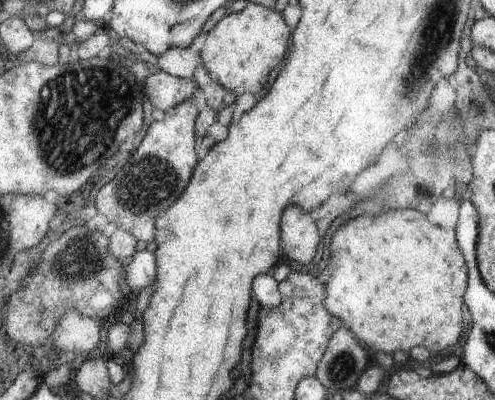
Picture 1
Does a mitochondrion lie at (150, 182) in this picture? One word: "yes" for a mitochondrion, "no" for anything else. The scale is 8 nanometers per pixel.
yes

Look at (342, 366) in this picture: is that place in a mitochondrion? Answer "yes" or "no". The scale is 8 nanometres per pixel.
yes

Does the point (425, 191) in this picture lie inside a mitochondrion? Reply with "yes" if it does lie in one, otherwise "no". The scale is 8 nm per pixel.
yes

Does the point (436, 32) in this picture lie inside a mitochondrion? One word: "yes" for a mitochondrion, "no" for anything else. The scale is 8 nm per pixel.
yes

